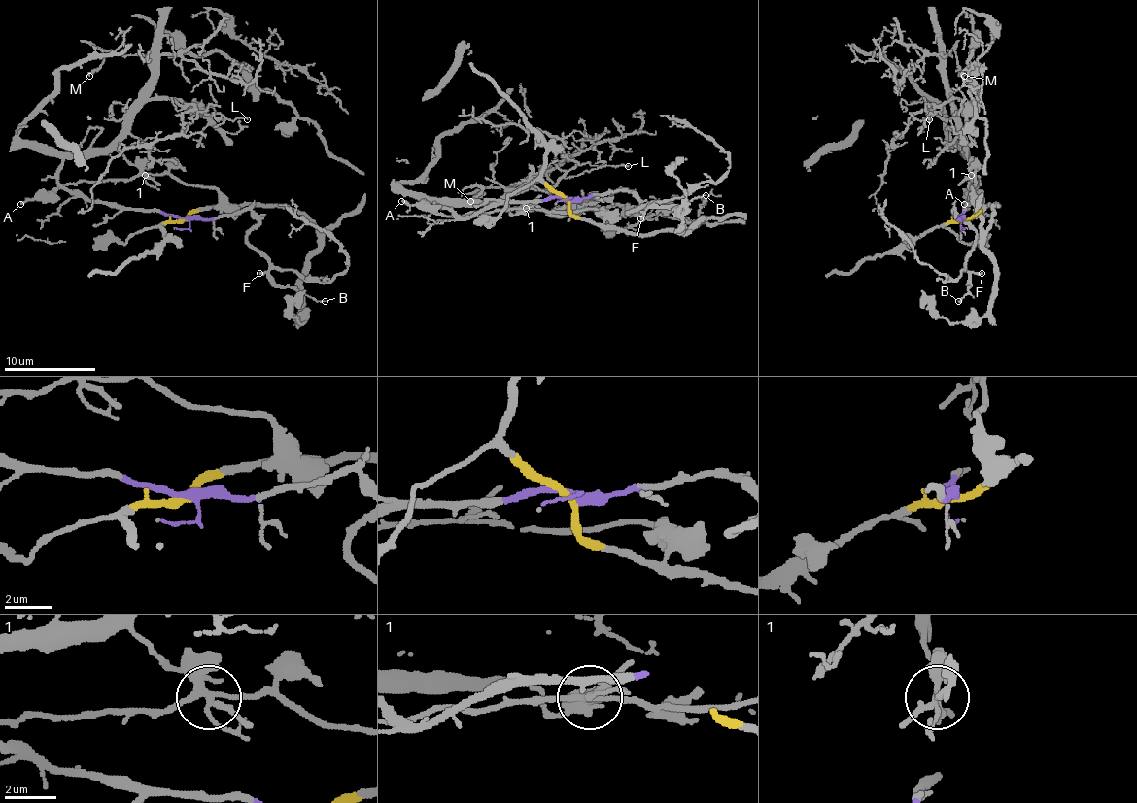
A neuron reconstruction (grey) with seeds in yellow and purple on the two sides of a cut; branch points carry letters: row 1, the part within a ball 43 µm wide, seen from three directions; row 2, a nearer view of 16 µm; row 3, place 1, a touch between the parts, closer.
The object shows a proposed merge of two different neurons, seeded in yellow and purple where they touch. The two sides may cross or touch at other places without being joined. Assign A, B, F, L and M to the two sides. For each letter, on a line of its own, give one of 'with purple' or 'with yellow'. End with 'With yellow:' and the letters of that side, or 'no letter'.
A: with yellow
B: with purple
F: with purple
L: with purple
M: with purple
With yellow: A

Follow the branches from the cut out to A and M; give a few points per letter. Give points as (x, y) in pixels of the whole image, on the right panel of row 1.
A: (962, 217), (974, 217), (987, 207), (982, 207), (971, 188), (974, 175), (978, 184), (964, 204)
M: (962, 217), (981, 197), (969, 182), (971, 163), (967, 136), (944, 76), (946, 55), (952, 51), (964, 76)

